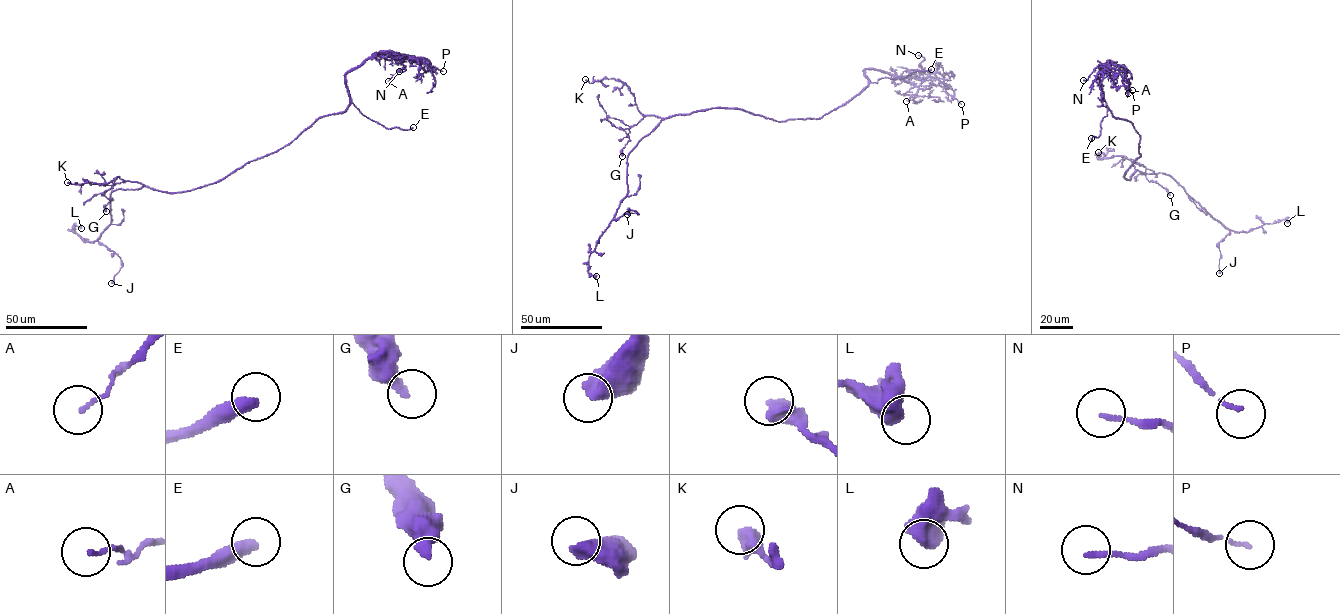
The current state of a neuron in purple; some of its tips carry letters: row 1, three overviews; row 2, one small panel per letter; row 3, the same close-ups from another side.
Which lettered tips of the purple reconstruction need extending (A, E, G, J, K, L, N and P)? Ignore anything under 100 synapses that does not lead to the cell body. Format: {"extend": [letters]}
{"extend": ["E"]}

